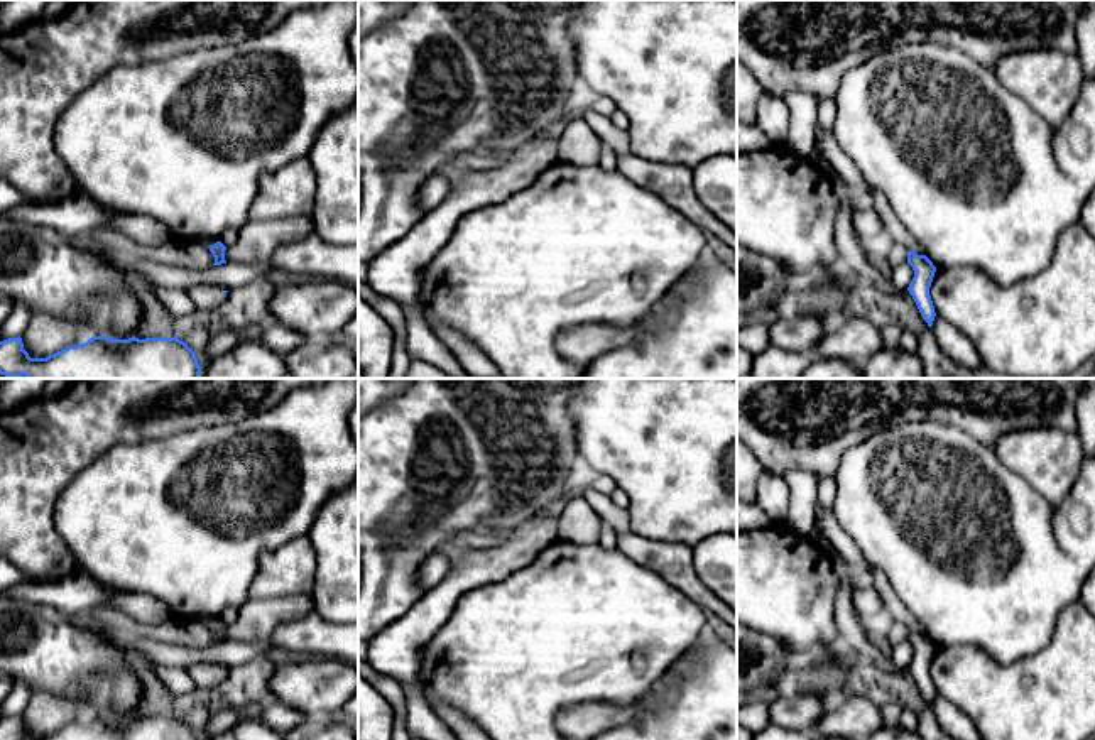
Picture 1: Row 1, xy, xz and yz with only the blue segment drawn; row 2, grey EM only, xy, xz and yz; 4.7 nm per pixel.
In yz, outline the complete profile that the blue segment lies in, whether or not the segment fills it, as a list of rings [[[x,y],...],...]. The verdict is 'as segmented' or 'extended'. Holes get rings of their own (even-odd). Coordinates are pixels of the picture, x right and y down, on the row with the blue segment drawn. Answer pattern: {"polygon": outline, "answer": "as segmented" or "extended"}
{"polygon": [[[907,252],[907,264],[914,270],[914,277],[907,287],[909,294],[912,296],[923,319],[928,326],[933,326],[934,321],[934,306],[929,296],[929,287],[936,272],[936,267],[926,255],[918,255],[914,252]]], "answer": "as segmented"}

